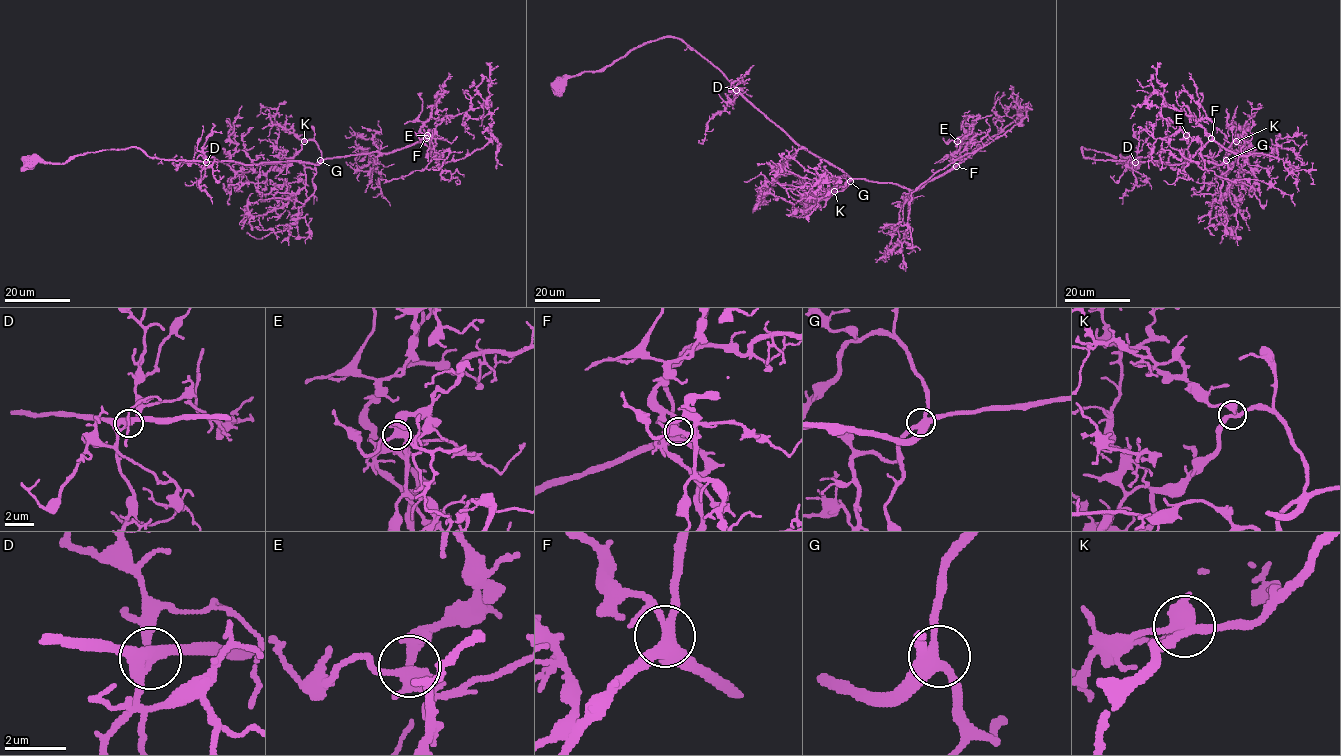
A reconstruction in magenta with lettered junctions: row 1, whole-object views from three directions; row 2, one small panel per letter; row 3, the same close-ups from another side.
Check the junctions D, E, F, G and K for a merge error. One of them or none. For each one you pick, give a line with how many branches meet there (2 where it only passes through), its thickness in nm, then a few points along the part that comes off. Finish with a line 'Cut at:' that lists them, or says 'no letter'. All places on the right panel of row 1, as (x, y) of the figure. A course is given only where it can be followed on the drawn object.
Cut at: no letter

